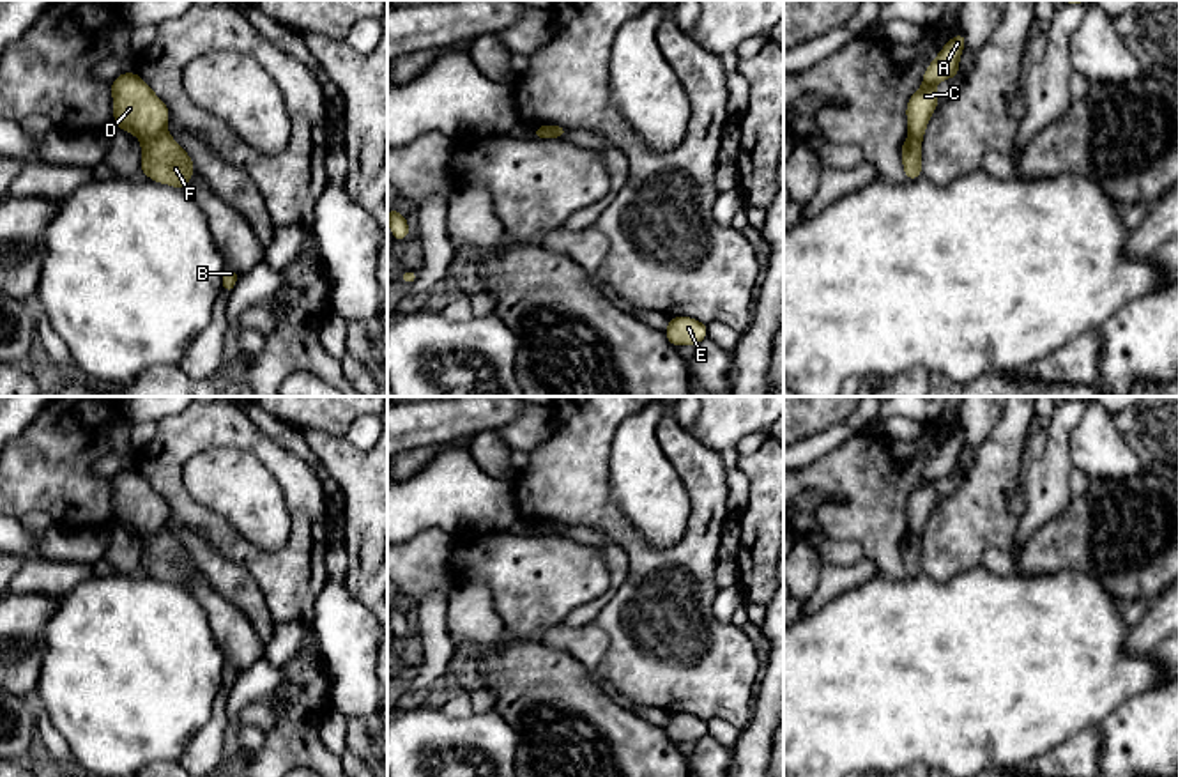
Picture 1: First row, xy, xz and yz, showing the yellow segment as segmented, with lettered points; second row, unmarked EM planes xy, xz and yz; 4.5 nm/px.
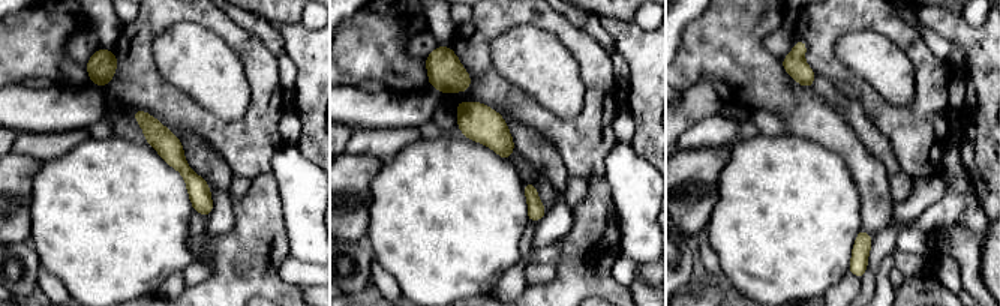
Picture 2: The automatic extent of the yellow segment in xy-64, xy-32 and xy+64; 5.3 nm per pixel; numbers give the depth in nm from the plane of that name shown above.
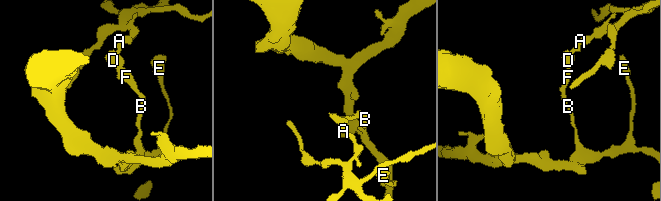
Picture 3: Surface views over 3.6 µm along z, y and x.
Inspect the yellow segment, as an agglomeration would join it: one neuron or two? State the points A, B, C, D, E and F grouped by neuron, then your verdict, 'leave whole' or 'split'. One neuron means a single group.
groups A C D / B E F; split

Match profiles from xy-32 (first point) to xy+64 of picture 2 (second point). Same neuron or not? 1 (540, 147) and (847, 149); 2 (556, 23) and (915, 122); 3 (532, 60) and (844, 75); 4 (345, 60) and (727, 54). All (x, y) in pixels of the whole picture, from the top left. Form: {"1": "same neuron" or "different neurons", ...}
{"1": "different neurons", "2": "same neuron", "3": "different neurons", "4": "same neuron"}

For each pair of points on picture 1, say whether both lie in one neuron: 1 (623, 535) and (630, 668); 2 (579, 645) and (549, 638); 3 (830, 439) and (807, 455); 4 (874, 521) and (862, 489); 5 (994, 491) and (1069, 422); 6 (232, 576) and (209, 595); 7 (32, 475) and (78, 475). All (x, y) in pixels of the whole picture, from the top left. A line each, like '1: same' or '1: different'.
1: same
2: same
3: same
4: same
5: different
6: different
7: same

